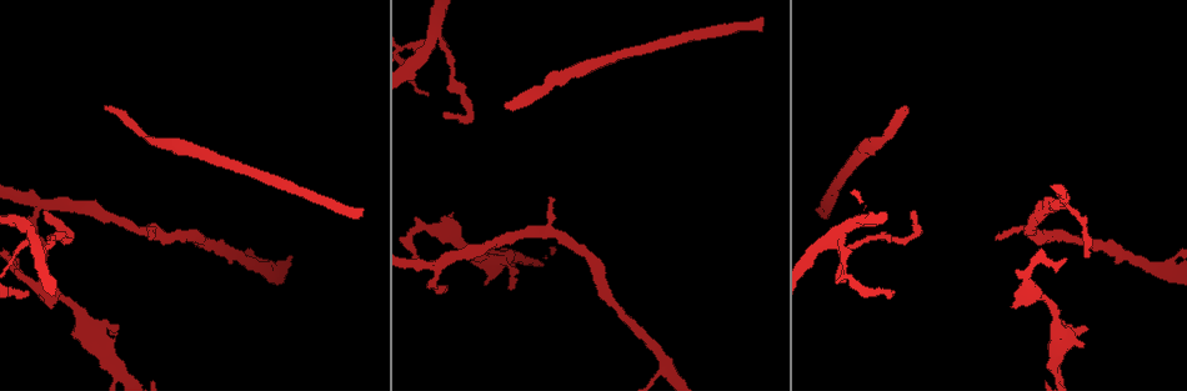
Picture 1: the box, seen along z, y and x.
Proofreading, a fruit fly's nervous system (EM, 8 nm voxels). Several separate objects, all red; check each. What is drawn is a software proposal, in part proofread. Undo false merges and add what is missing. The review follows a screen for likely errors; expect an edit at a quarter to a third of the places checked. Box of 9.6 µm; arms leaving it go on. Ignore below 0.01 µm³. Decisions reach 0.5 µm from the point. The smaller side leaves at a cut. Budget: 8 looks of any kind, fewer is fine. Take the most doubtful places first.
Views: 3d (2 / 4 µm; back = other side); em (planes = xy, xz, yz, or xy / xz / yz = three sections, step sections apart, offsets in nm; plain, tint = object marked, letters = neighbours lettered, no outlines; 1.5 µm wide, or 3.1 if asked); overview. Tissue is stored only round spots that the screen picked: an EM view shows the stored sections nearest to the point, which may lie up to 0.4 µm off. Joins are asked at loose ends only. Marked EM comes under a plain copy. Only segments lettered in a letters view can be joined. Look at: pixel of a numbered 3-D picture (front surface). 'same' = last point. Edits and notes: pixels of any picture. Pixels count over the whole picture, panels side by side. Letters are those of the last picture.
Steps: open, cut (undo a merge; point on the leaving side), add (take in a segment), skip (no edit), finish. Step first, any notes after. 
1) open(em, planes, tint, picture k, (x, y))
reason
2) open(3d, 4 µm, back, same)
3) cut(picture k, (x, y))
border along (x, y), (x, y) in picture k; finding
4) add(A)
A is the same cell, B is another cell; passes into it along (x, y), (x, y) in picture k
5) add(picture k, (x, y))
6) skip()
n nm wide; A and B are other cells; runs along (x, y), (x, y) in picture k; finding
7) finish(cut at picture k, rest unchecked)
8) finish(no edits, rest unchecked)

open(em, planes, letters, picture 1, (447, 259))
a fork

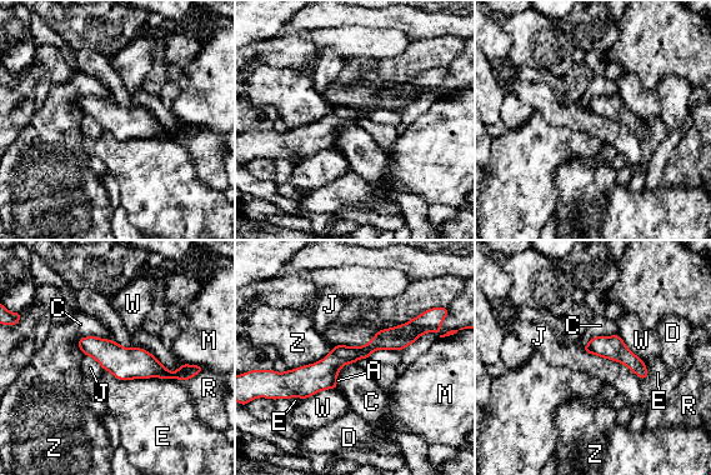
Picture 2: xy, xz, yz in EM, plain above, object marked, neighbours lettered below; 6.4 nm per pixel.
skip()
A, C, D, E, J, M, R, W and Z are other cells; continuous, no second neuron

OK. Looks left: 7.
open(3d, 4 µm, picture 1, (112, 330))
thin end

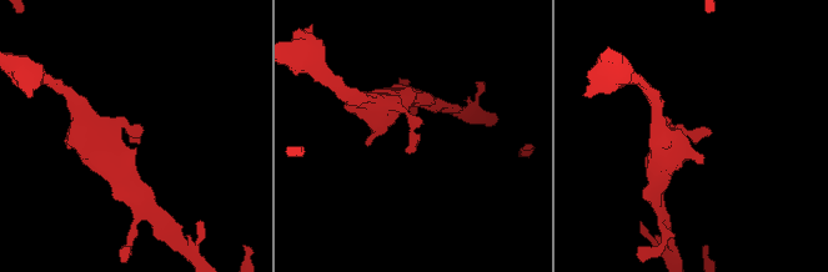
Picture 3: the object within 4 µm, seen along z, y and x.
open(em, planes, letters, picture 3, (125, 131))
need the tissue

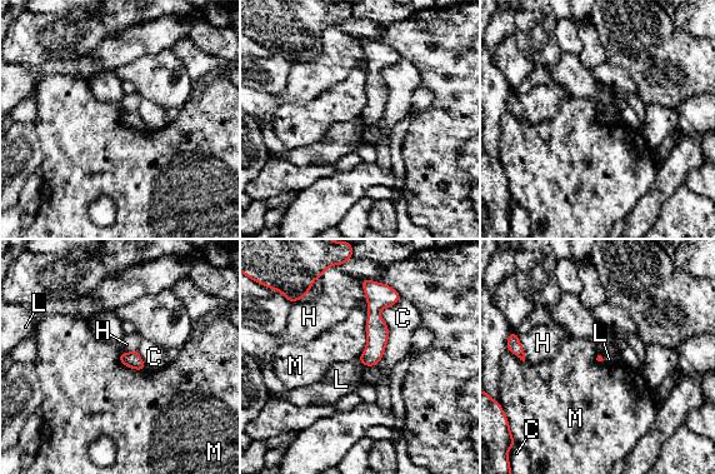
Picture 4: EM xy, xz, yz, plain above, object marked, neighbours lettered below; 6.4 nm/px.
skip()
C, H, L and M are other cells; border along (368, 313), (366, 345), (358, 360) in picture 4; none of them fits

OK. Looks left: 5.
open(em, planes, letters, picture 1, (26, 294))
long arm stops here

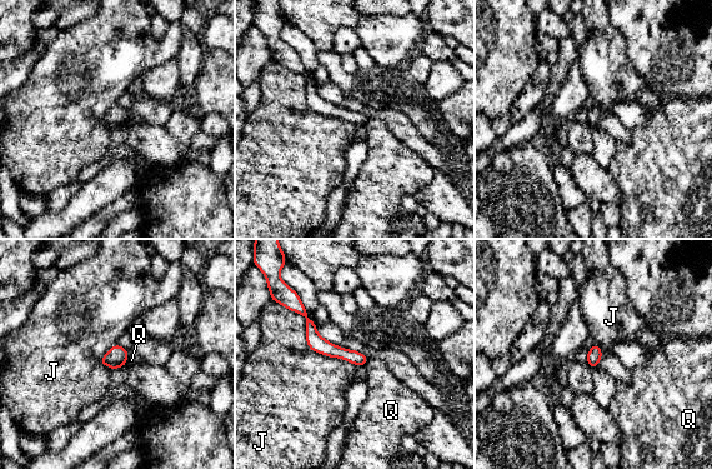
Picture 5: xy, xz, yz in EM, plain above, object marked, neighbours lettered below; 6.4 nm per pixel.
skip()
J and Q are other cells; border along (286, 307), (311, 349), (356, 367) in picture 5; none of them fits

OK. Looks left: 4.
finish(no edits, rest unchecked)

